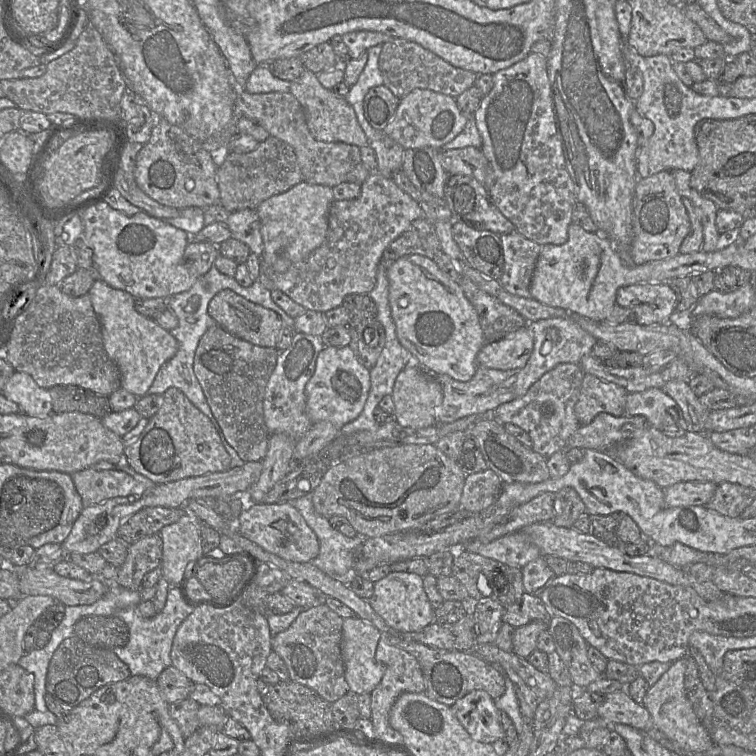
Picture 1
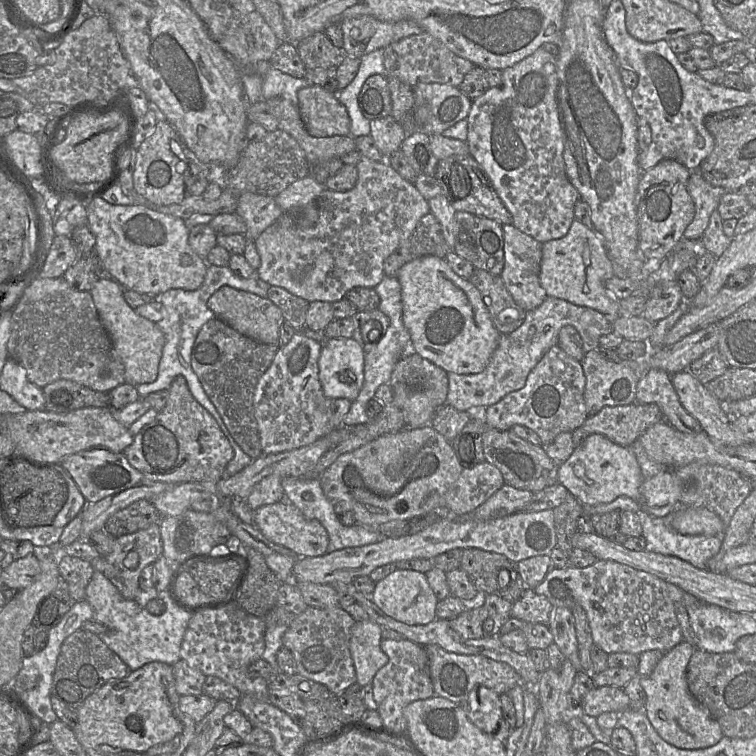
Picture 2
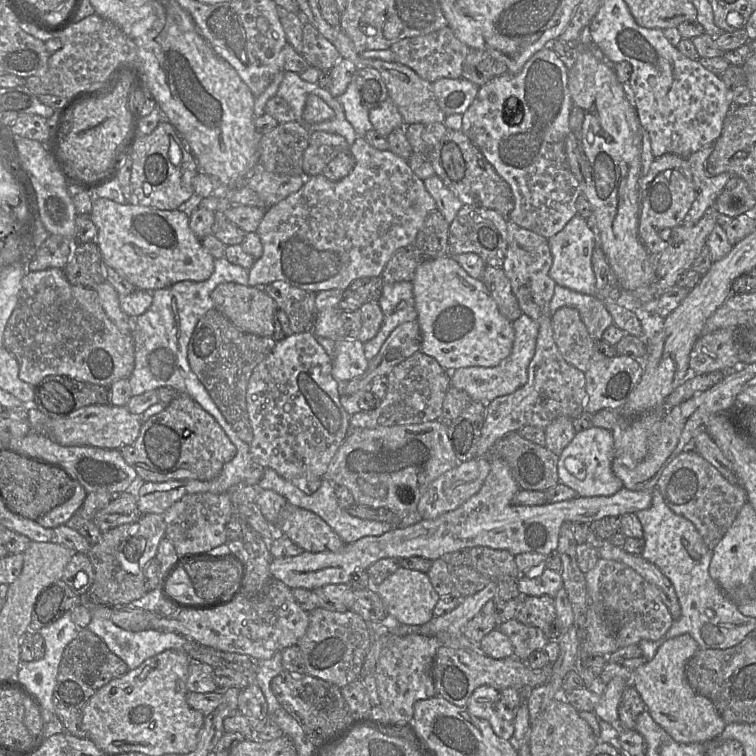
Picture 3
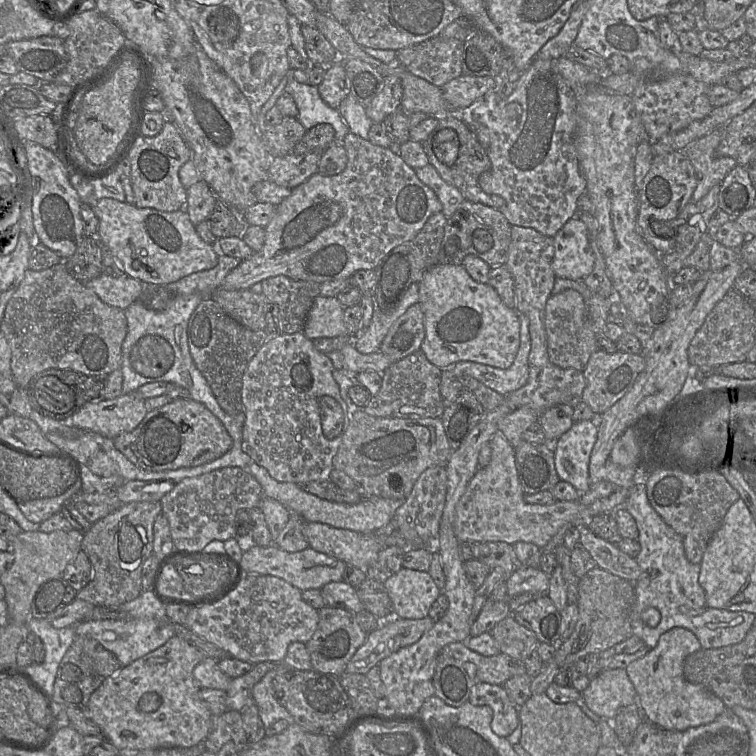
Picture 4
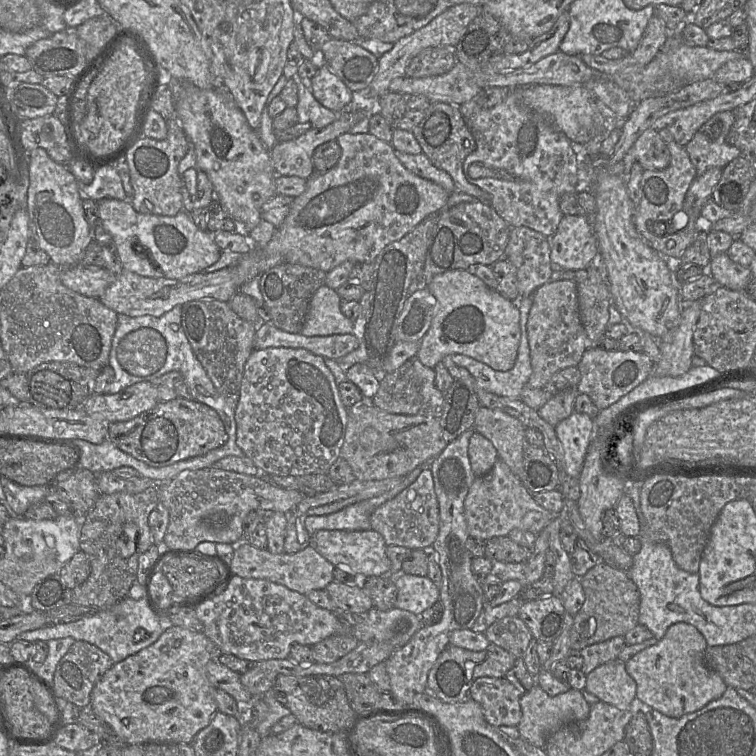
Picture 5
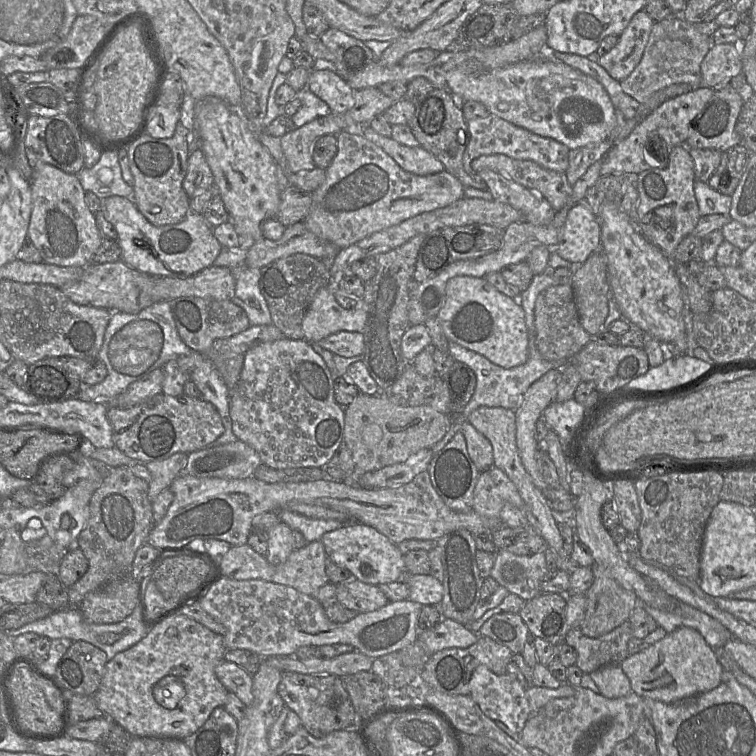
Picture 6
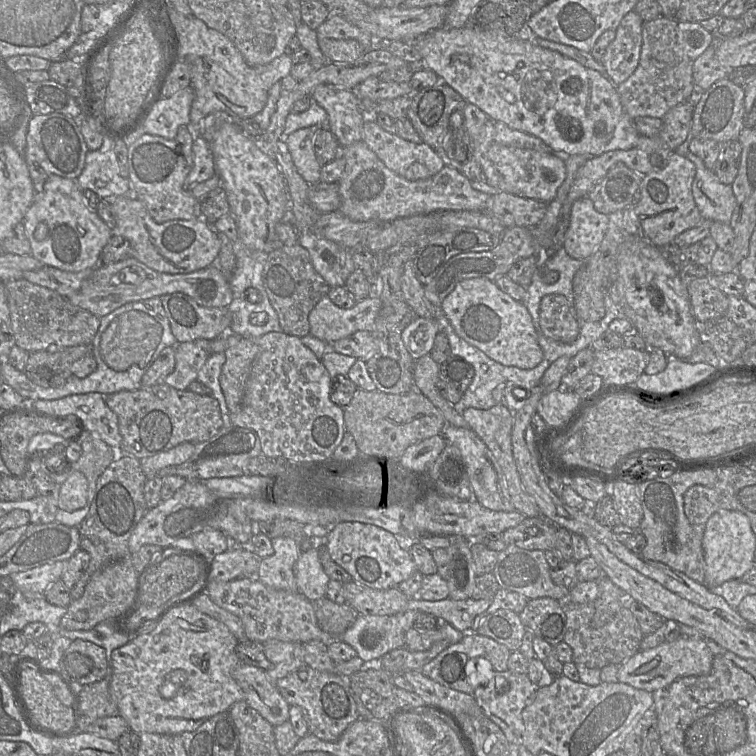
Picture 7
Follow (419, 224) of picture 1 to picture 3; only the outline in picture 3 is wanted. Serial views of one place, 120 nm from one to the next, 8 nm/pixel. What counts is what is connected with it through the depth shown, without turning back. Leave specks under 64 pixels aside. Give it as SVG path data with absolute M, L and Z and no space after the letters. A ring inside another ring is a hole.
M432 211L425 219L415 240L397 250L381 273L383 283L411 282L416 268L423 262L448 255L449 224L438 211Z

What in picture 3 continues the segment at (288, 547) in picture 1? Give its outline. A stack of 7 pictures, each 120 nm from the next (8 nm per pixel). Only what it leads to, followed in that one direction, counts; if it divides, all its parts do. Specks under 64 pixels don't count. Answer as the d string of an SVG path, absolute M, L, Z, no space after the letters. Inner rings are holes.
M286 503L278 516L276 530L304 551L311 553L337 552L345 546L321 517L289 503Z

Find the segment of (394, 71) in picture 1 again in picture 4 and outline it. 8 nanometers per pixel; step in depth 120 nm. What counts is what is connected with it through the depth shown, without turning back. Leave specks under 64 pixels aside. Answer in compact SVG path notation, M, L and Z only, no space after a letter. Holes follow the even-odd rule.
M433 37L396 51L399 64L411 74L437 87L462 75L463 42Z

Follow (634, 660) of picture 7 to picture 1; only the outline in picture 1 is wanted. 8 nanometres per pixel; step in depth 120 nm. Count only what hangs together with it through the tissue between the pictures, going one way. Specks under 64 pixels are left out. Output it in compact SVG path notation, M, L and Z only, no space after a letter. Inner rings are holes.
M687 657L673 662L661 678L649 687L643 705L649 711L654 727L666 738L676 742L685 750L702 752L712 747L715 743L698 720L687 697L684 683L686 666Z

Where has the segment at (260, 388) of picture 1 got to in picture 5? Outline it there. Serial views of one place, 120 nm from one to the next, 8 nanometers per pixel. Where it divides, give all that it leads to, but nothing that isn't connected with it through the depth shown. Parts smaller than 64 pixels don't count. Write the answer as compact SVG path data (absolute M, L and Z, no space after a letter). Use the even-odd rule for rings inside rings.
M204 298L182 305L181 326L214 387L235 409L239 401L244 367L254 351L257 325L239 317L228 302Z

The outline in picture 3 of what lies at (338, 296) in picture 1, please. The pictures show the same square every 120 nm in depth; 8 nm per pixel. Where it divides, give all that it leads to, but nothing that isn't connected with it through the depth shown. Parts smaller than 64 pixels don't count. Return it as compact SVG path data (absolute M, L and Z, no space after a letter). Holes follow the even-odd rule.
M364 137L356 138L355 142L350 146L350 153L355 159L355 166L346 177L339 181L328 180L322 175L307 177L308 180L300 190L290 194L276 205L265 210L265 215L256 231L263 246L263 253L248 271L248 286L254 287L258 284L267 285L274 281L283 281L294 287L315 293L331 289L343 291L347 289L355 279L364 277L380 277L385 265L392 255L397 250L406 247L415 240L426 217L432 211L437 210L436 203L427 192L423 180L413 173L406 160L398 157L389 150L381 151L372 147Z

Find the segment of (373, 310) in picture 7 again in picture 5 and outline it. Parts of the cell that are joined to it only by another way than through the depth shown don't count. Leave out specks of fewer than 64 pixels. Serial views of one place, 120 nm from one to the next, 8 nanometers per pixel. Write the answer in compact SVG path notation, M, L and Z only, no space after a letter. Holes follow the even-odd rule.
M322 285L310 300L300 334L307 337L352 334L355 321L350 320L341 312L340 304L341 298L338 293Z

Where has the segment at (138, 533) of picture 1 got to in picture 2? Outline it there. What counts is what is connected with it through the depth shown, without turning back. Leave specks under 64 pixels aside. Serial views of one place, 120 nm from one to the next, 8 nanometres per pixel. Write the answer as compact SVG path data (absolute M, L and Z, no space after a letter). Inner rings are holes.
M138 500L108 518L104 530L114 537L132 534L160 523L162 515L148 500Z

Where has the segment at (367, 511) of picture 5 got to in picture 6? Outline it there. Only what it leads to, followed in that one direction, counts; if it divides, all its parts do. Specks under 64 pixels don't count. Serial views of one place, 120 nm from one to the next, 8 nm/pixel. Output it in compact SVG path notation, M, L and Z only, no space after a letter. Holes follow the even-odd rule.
M285 509L275 512L279 513L281 522L287 524L293 531L297 530L301 532L308 542L307 544L320 540L326 532L338 529L347 524L333 519L309 518Z

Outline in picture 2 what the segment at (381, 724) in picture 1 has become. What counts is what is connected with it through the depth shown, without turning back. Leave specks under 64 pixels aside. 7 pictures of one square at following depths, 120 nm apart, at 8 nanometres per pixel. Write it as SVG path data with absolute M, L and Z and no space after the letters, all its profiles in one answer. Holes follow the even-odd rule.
M382 638L380 647L388 657L387 664L377 671L372 680L376 710L383 722L380 728L394 736L401 736L407 729L404 708L413 701L428 699L435 695L428 671L428 657L424 646L406 638L401 640Z

